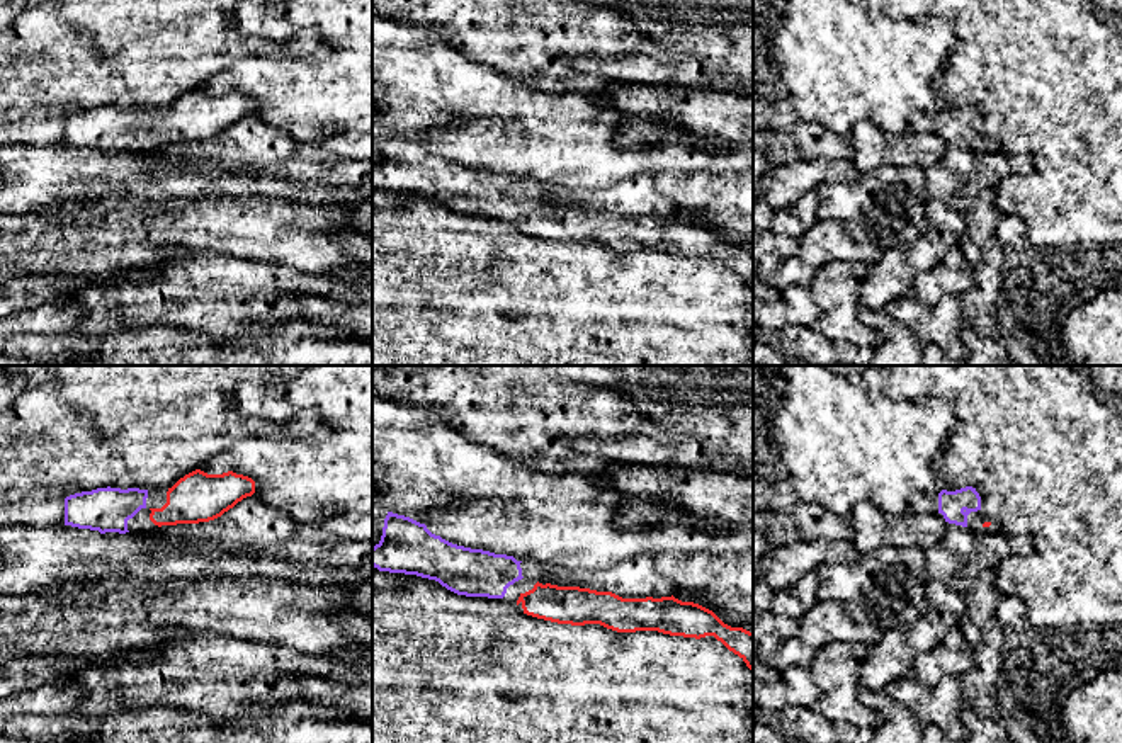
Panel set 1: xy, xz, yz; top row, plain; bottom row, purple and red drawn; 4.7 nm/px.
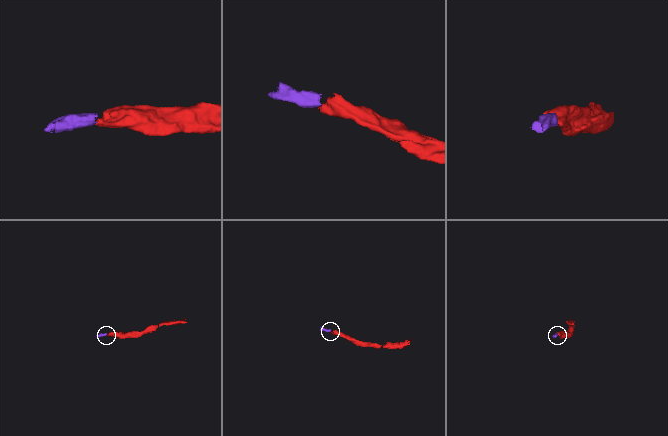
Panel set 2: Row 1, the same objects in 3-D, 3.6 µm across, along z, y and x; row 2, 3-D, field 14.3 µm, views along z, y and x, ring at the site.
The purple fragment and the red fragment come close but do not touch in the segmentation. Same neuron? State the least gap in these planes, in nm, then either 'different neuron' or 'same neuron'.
30 nm | same neuron

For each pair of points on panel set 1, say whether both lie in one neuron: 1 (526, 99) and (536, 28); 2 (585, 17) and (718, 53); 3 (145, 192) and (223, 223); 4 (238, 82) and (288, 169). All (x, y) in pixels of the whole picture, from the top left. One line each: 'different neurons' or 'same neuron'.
1: different neurons
2: different neurons
3: different neurons
4: different neurons

